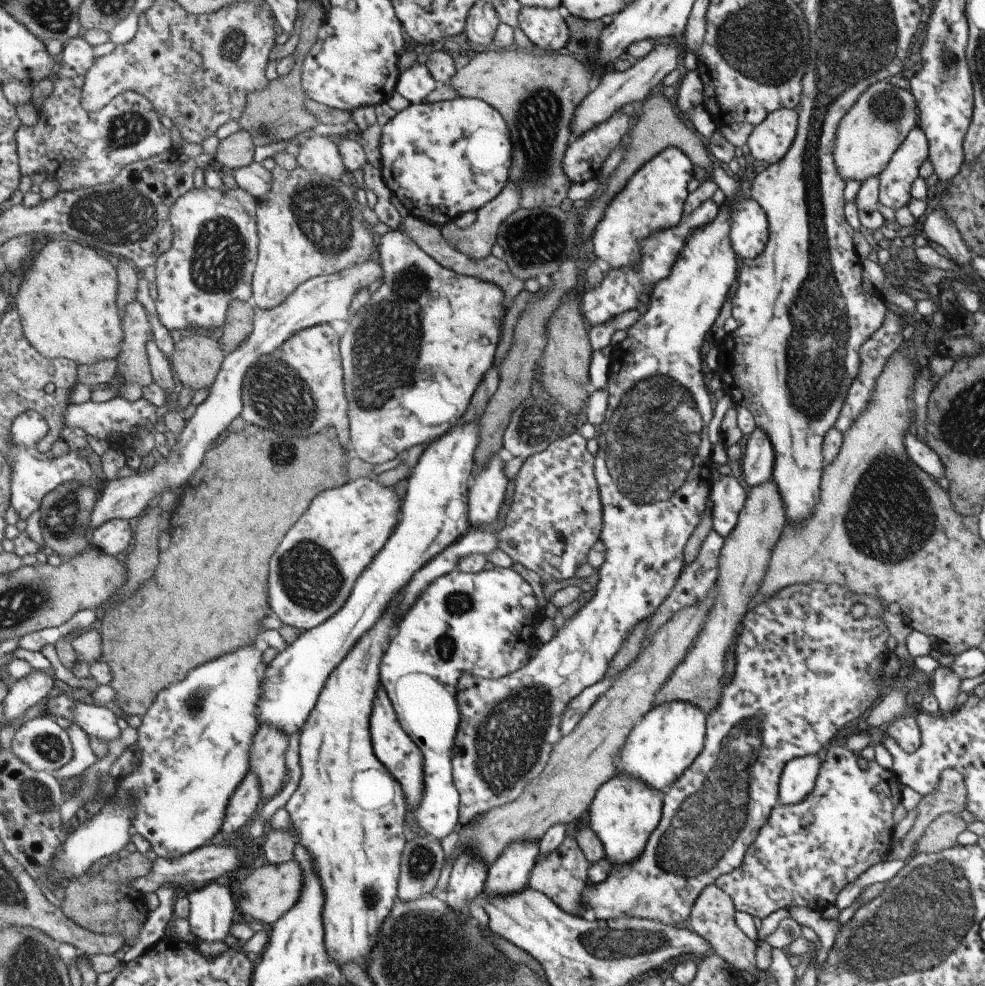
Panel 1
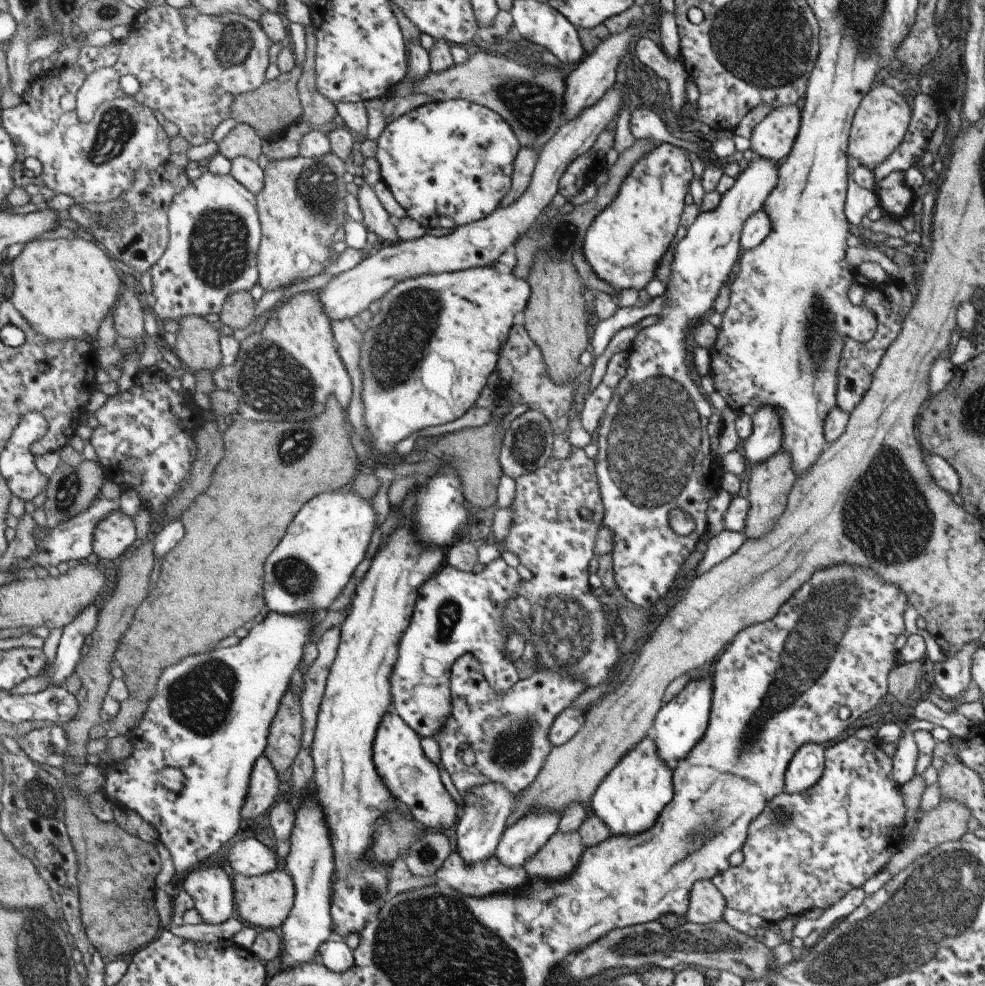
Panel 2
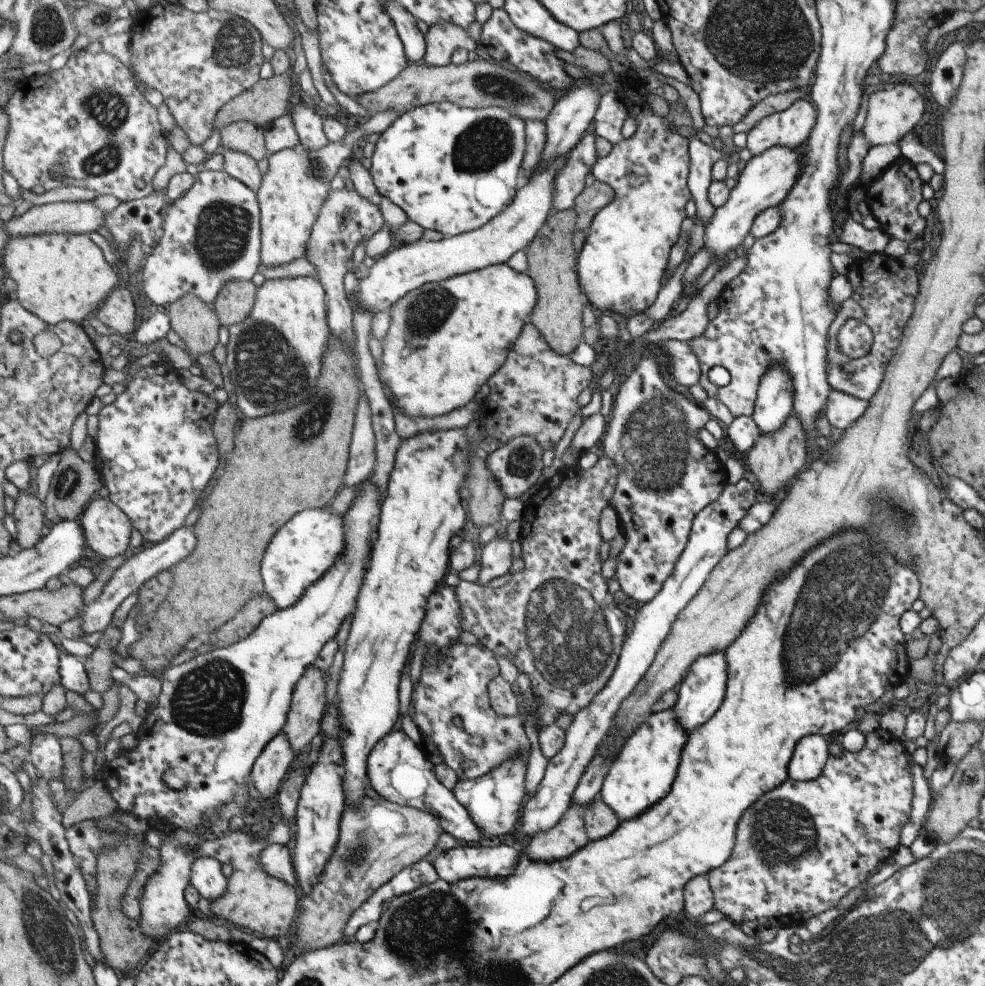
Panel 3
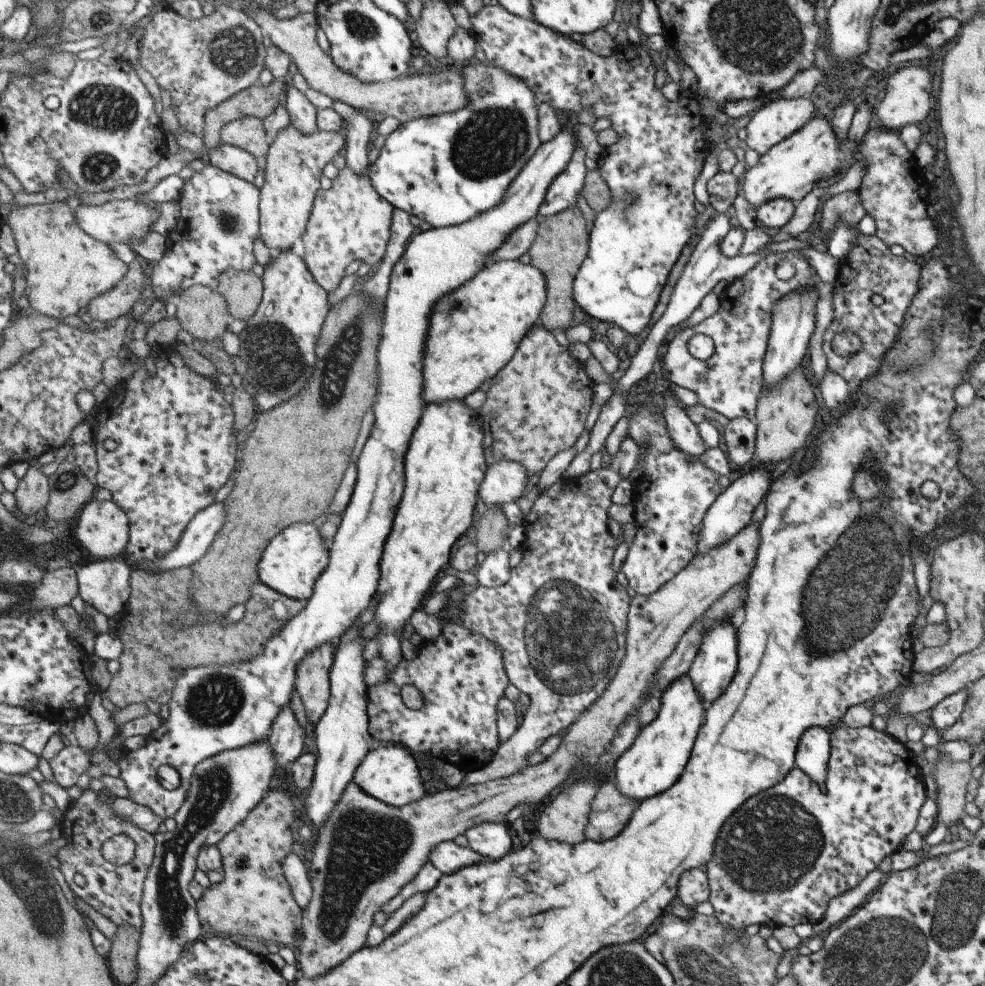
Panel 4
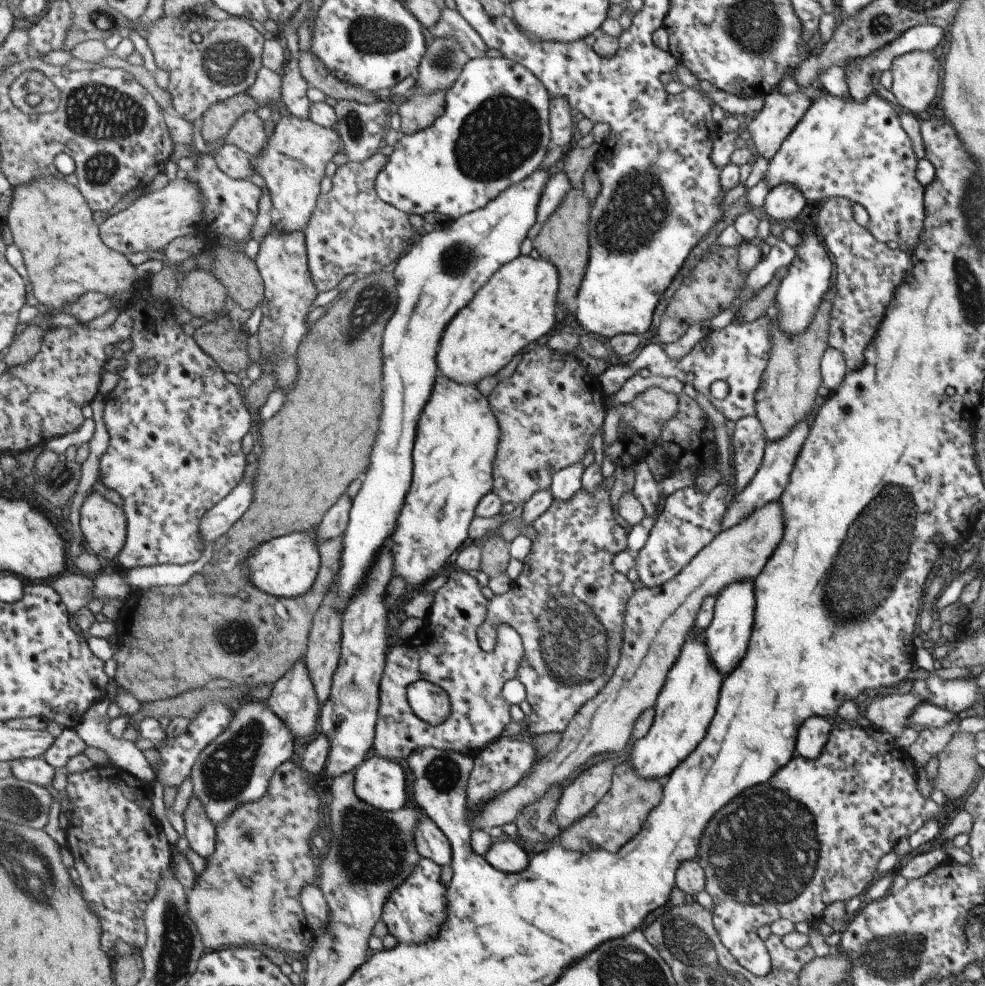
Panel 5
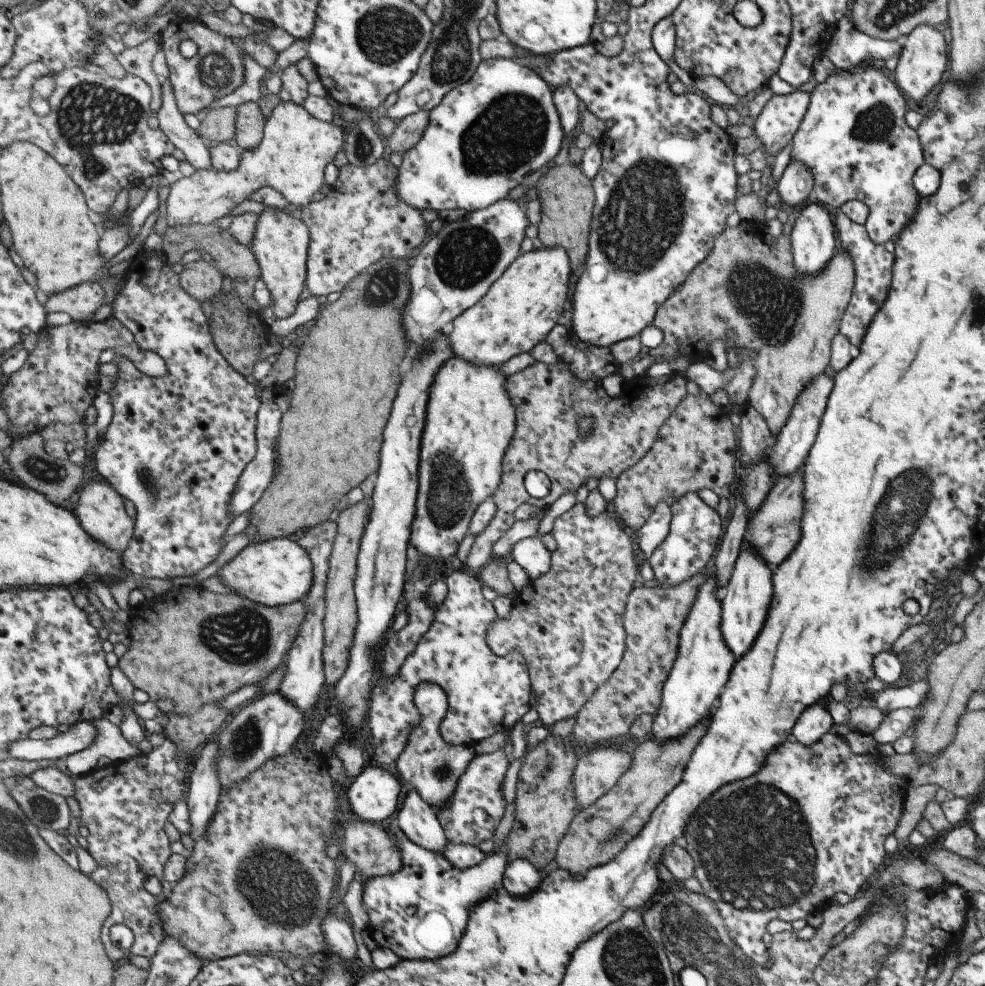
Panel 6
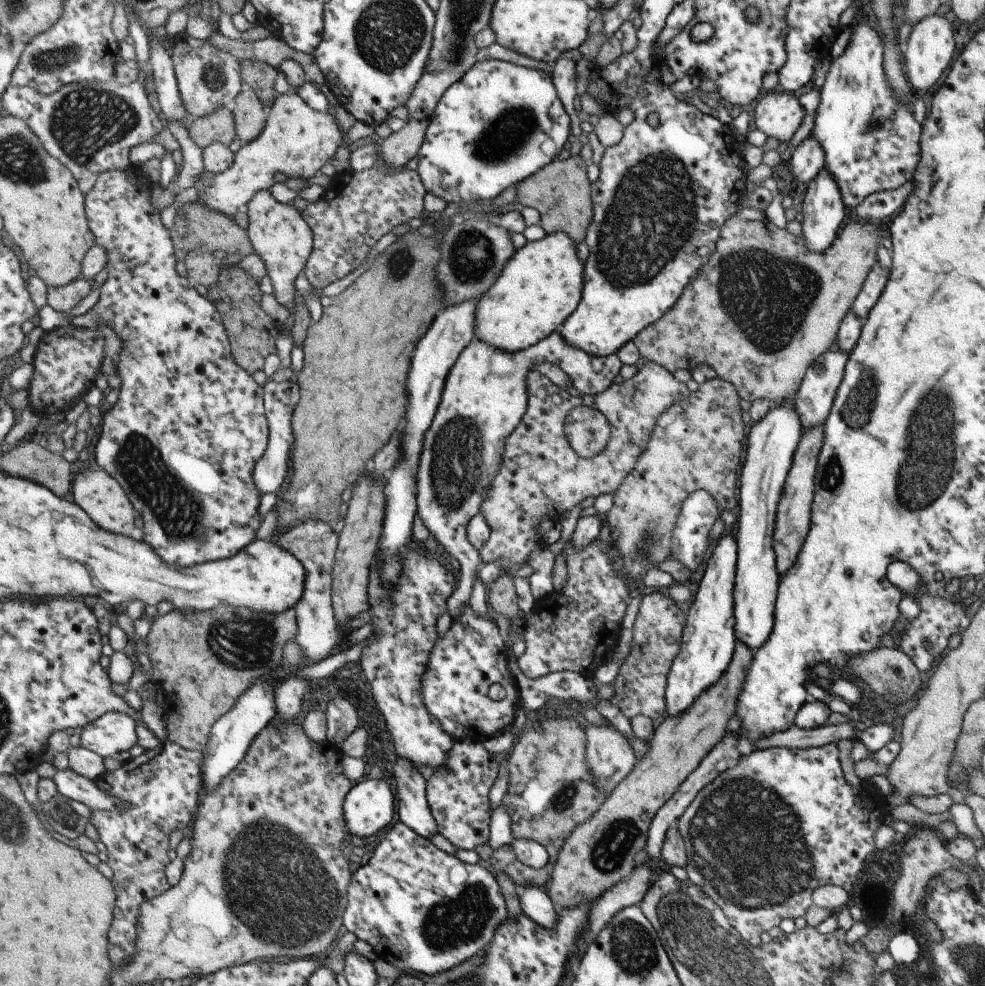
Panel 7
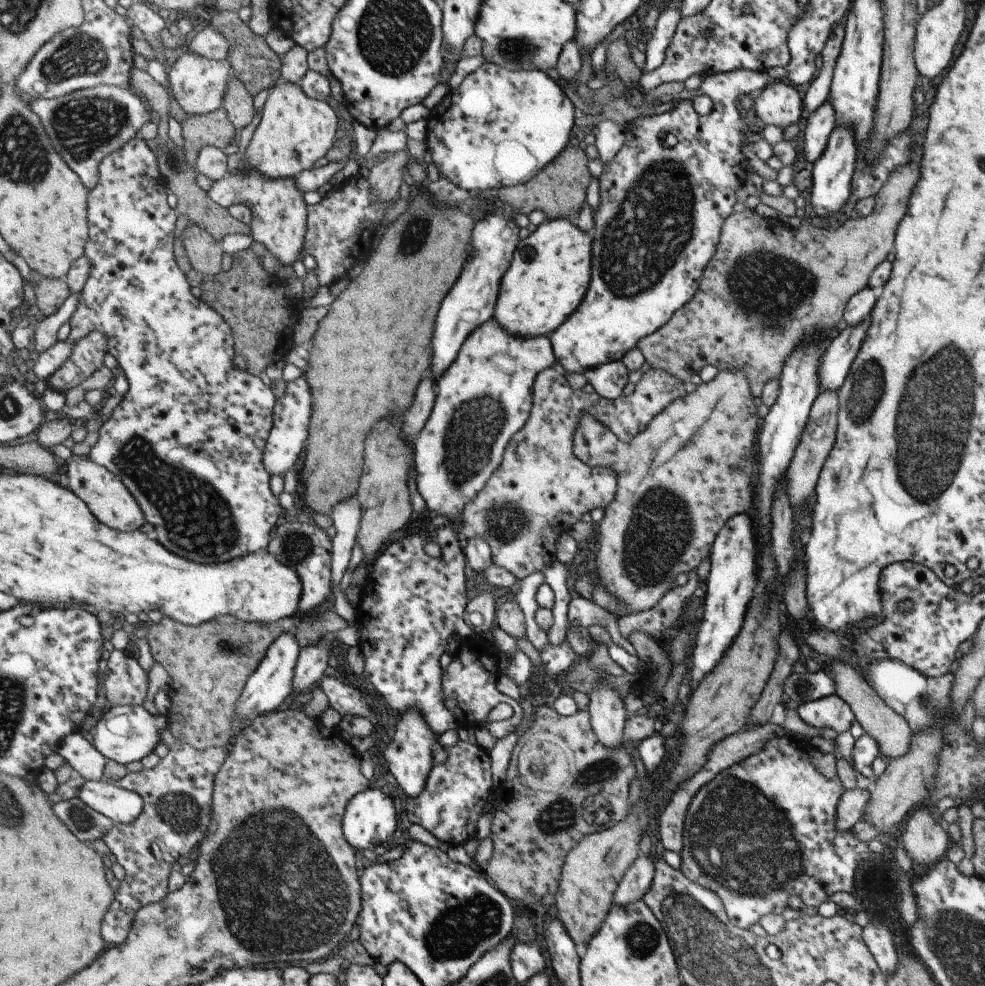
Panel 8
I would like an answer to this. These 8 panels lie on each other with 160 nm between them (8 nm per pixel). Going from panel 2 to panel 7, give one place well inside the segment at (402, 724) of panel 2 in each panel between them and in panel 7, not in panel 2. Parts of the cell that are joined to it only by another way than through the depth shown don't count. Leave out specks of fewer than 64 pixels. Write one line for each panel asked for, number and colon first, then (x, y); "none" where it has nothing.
3: (399, 770)
4: (390, 773)
5: (382, 783)
6: (374, 795)
7: (370, 807)

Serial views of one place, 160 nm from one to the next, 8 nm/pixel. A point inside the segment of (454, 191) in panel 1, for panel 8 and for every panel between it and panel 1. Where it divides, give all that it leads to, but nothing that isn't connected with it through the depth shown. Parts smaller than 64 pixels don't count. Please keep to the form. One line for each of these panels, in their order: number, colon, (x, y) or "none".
2: (450, 163)
3: (452, 169)
4: (445, 169)
5: (495, 132)
6: (486, 136)
7: (502, 122)
8: (500, 128)

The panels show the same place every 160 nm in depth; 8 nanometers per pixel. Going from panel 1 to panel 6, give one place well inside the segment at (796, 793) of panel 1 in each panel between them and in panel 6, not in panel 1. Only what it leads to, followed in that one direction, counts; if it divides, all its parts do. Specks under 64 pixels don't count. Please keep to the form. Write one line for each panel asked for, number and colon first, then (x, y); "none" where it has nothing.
2: (805, 767)
3: (810, 754)
4: (812, 751)
5: (811, 735)
6: (814, 721)

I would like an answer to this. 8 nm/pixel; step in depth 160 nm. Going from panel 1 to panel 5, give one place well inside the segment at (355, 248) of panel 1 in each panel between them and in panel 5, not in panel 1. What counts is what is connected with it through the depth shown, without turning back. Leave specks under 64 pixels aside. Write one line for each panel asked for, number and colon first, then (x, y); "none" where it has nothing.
2: (302, 206)
3: (296, 184)
4: (296, 161)
5: (293, 162)

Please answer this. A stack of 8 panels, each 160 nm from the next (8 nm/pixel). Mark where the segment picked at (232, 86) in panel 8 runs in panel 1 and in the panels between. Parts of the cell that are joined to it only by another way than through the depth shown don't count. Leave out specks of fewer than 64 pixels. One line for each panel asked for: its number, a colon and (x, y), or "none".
1: (238, 150)
2: (243, 140)
3: (245, 136)
4: (248, 133)
5: (249, 133)
6: (251, 127)
7: (250, 119)

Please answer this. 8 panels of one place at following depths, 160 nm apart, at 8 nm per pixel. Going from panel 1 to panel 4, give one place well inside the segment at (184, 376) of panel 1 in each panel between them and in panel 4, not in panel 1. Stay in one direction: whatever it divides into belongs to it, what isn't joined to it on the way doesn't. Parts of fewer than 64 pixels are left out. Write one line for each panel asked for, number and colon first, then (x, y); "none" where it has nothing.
2: (197, 340)
3: (197, 323)
4: (203, 311)

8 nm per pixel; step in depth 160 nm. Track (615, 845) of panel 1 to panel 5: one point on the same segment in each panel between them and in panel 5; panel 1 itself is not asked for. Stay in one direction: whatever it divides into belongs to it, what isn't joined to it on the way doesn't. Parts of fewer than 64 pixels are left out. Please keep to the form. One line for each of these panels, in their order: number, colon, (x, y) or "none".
2: (634, 792)
3: (642, 771)
4: (656, 757)
5: (684, 706)

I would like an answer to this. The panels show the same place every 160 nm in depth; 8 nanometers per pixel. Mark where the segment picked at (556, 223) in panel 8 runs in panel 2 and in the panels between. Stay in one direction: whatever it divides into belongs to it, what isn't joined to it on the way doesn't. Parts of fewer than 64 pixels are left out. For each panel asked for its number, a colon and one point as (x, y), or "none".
2: (428, 353)
3: (446, 339)
4: (475, 332)
5: (518, 306)
6: (527, 303)
7: (541, 286)

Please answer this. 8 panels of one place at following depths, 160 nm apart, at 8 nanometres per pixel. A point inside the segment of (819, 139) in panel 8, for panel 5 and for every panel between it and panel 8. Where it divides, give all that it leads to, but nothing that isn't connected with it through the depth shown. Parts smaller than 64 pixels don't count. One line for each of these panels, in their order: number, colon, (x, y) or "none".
5: (783, 202)
6: (793, 187)
7: (807, 158)

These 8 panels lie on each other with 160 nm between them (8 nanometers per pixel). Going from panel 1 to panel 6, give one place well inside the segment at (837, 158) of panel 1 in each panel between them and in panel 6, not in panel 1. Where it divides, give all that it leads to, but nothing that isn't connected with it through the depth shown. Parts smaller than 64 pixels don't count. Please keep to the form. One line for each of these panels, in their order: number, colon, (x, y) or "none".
2: (879, 123)
3: (891, 112)
4: (906, 100)
5: (915, 75)
6: (923, 56)

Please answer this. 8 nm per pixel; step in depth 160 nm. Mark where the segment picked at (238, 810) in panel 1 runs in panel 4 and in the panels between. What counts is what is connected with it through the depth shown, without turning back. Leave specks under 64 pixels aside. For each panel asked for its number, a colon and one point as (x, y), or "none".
2: (264, 788)
3: (269, 772)
4: (287, 737)

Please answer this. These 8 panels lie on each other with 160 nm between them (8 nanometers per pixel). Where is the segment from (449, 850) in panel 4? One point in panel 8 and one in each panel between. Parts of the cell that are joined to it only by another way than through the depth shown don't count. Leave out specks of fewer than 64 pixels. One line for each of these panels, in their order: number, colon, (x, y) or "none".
5: (432, 842)
6: (417, 818)
7: (414, 807)
8: (410, 756)

